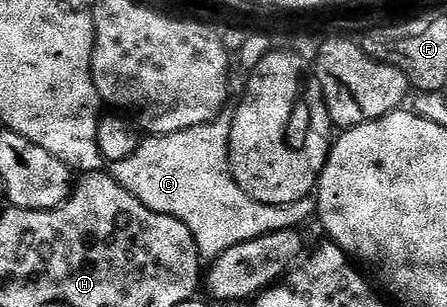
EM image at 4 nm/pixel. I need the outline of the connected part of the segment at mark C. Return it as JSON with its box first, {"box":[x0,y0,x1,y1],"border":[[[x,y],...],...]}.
{"box":[108,114,318,258],"border":[[[223,114],[204,126],[192,126],[167,136],[146,136],[139,143],[138,149],[128,154],[128,158],[113,161],[108,168],[114,181],[124,186],[128,194],[140,198],[148,210],[156,210],[156,214],[168,214],[184,222],[184,226],[192,230],[198,254],[203,258],[219,256],[232,246],[240,246],[240,242],[252,242],[252,238],[260,238],[264,234],[298,228],[318,211],[318,202],[313,195],[304,197],[300,202],[272,206],[256,202],[238,185],[230,169],[230,121],[231,117]]]}

